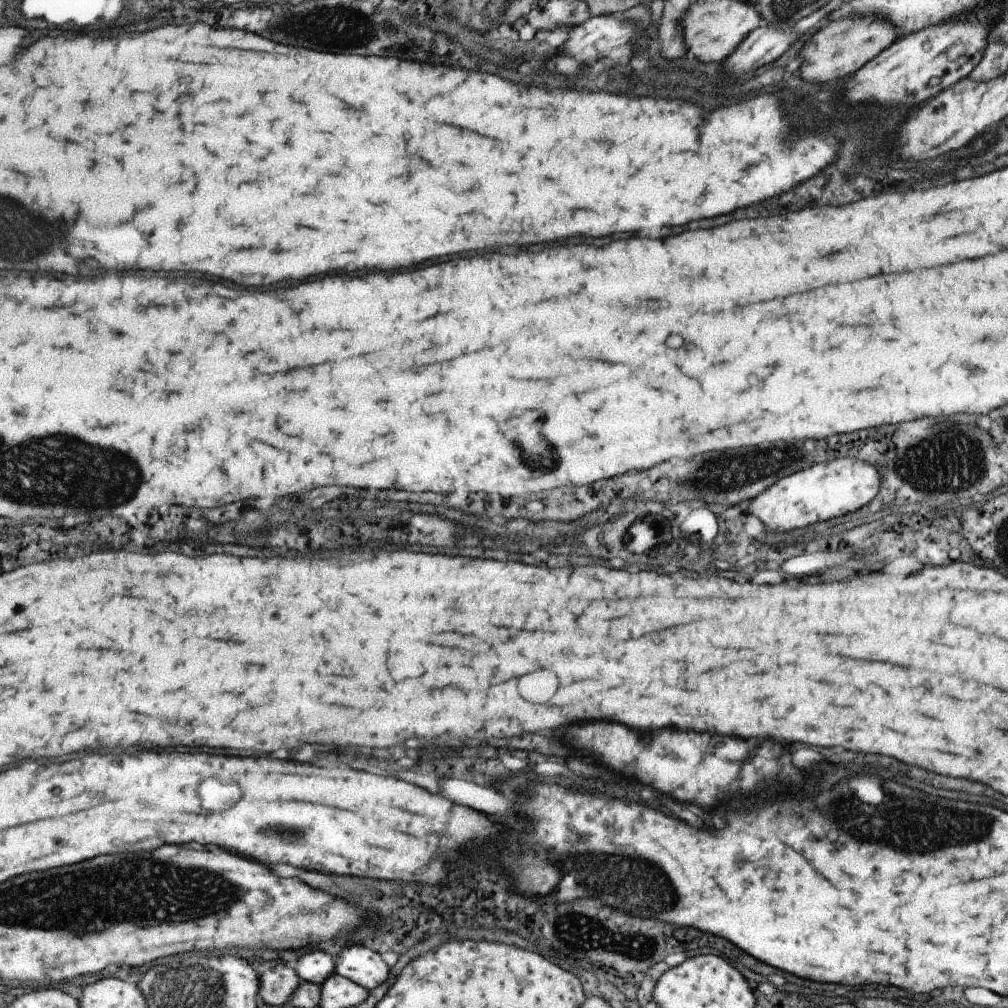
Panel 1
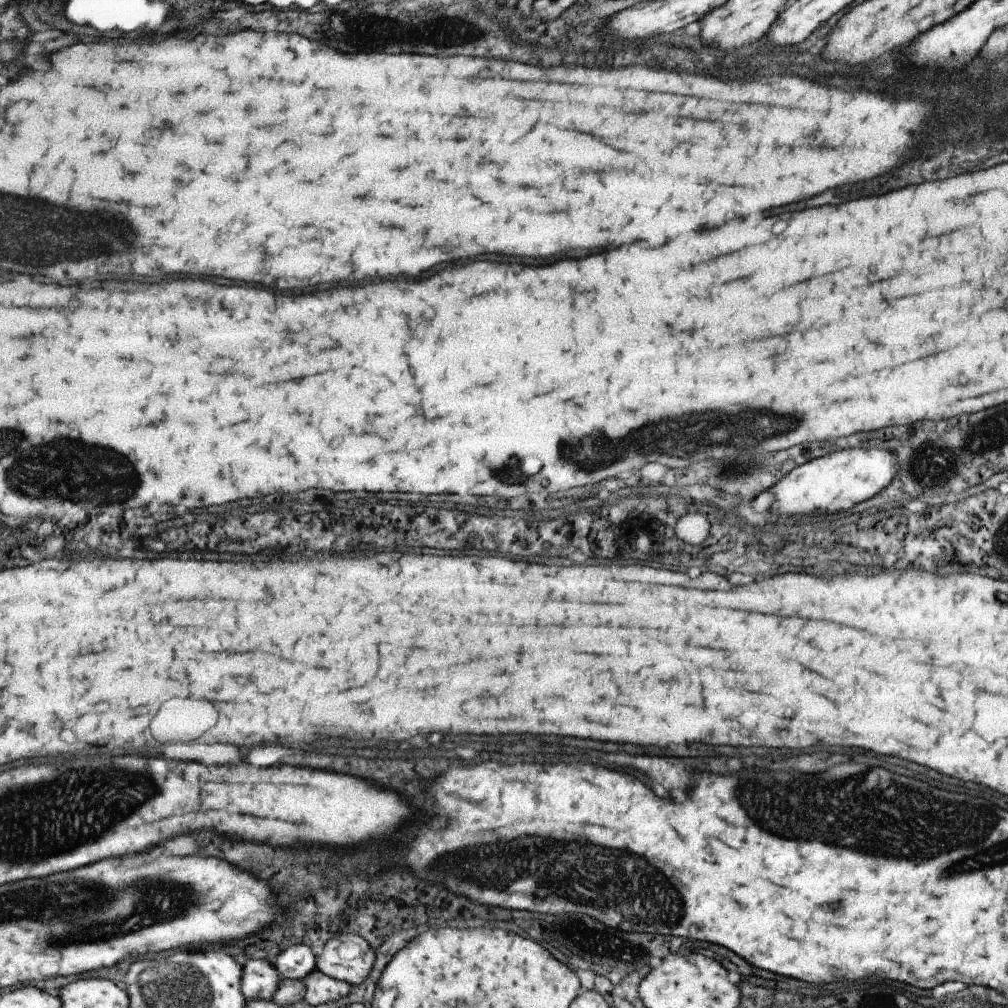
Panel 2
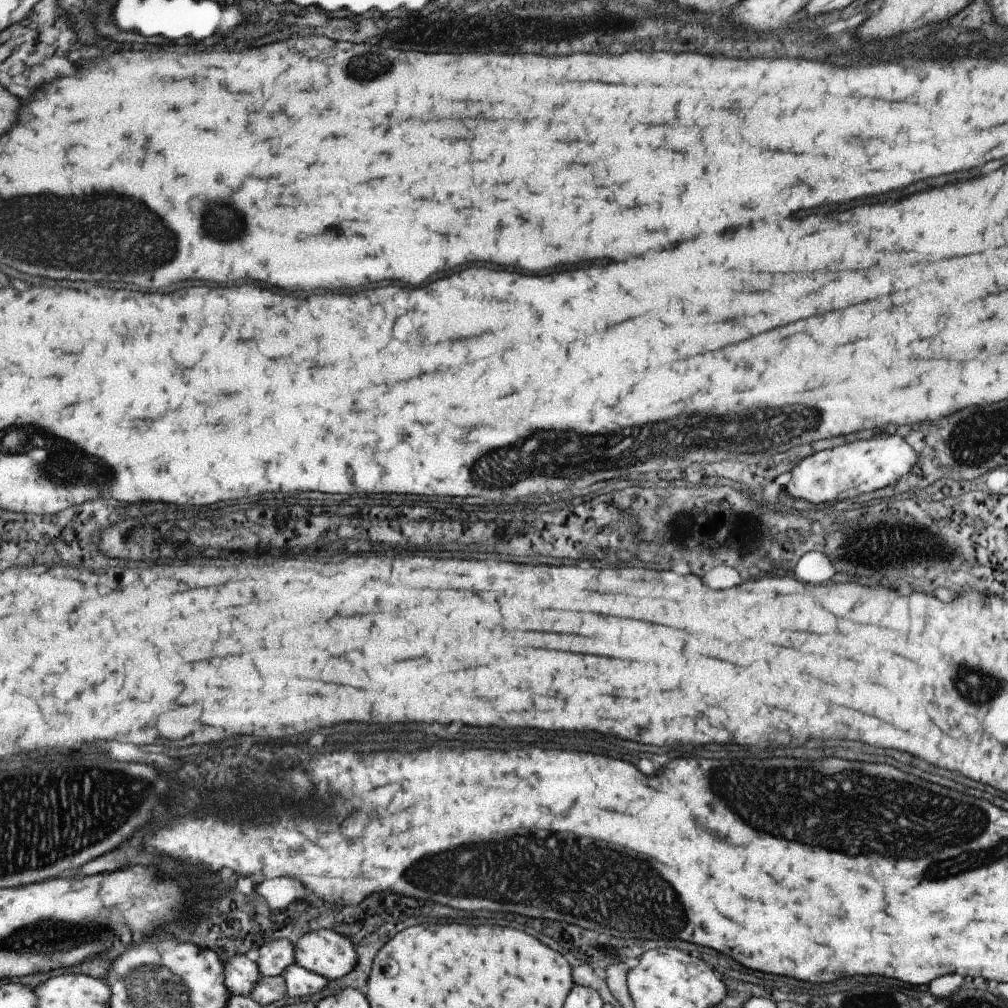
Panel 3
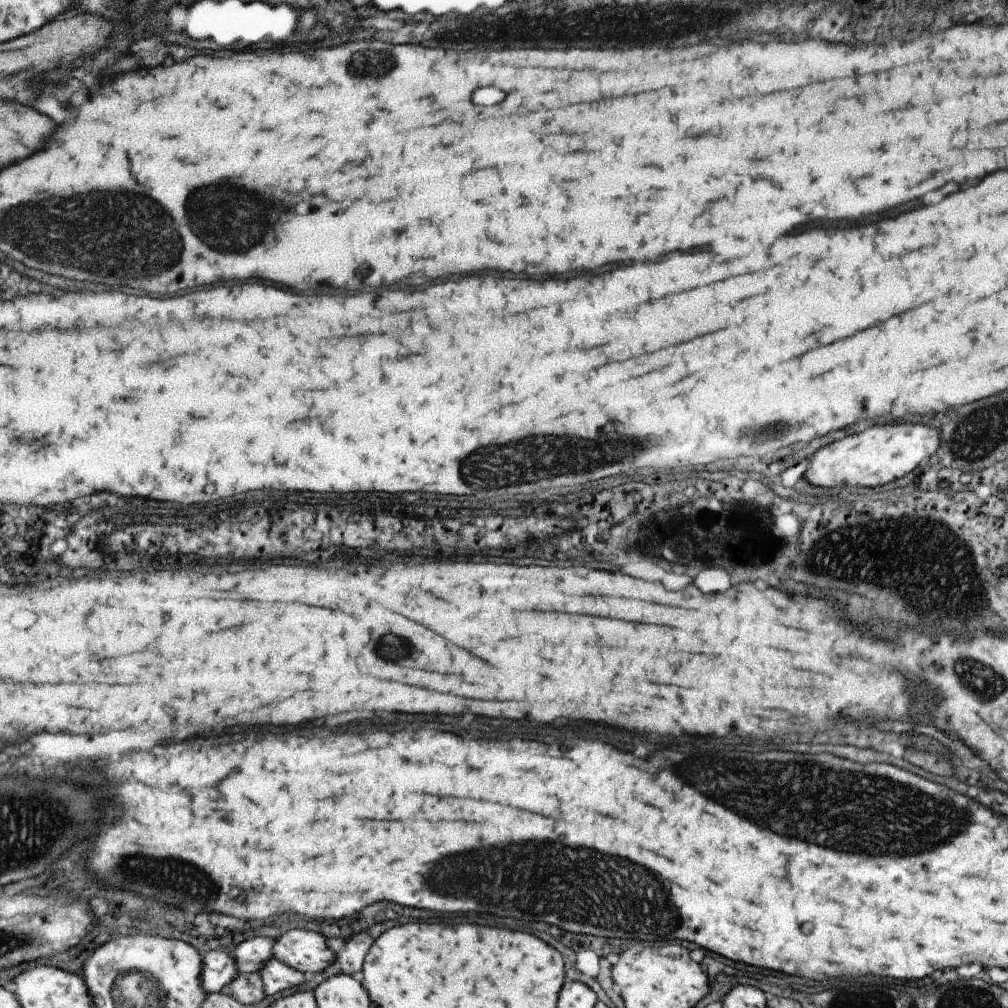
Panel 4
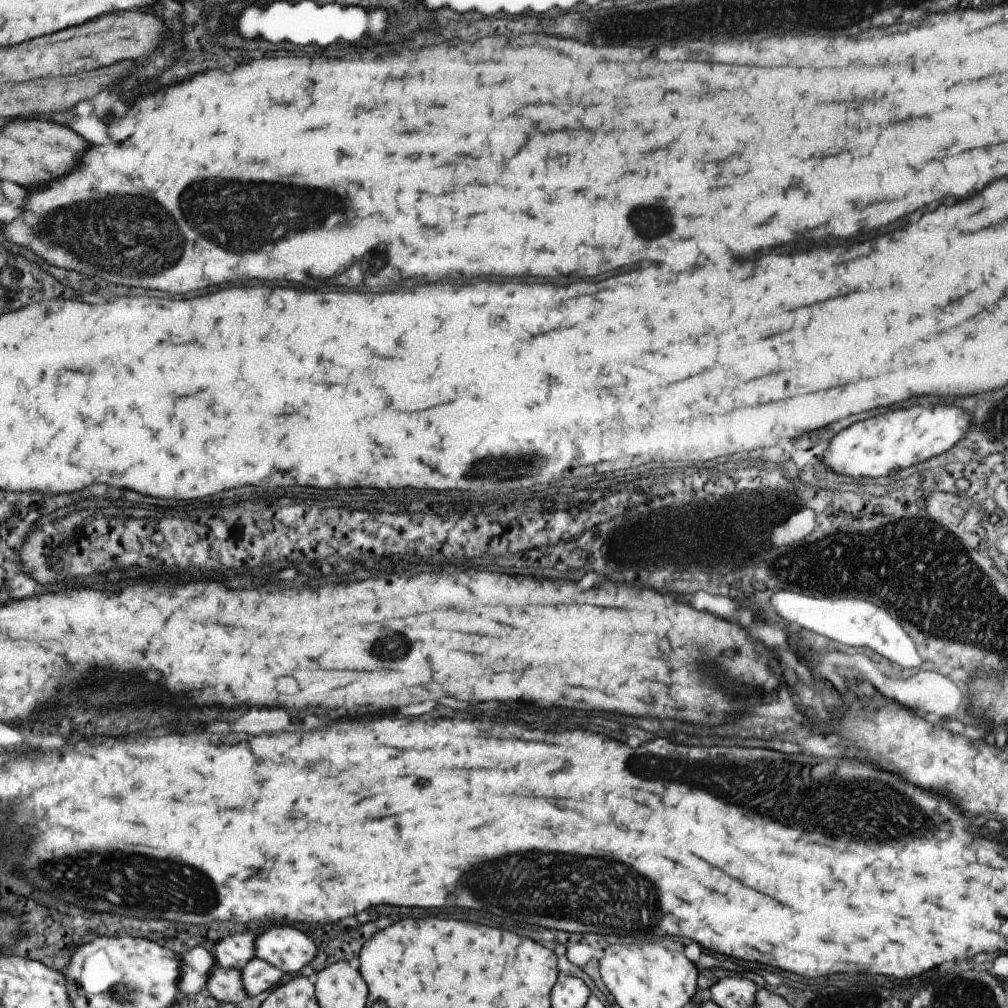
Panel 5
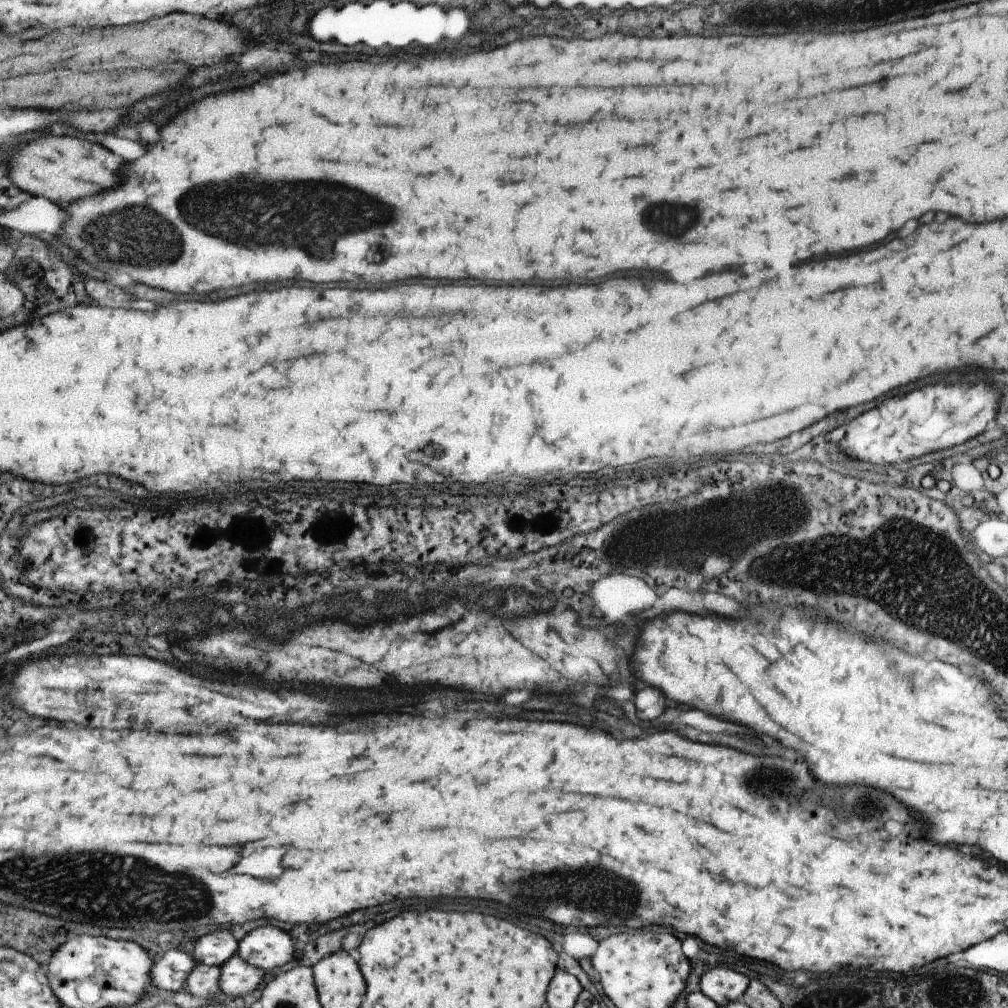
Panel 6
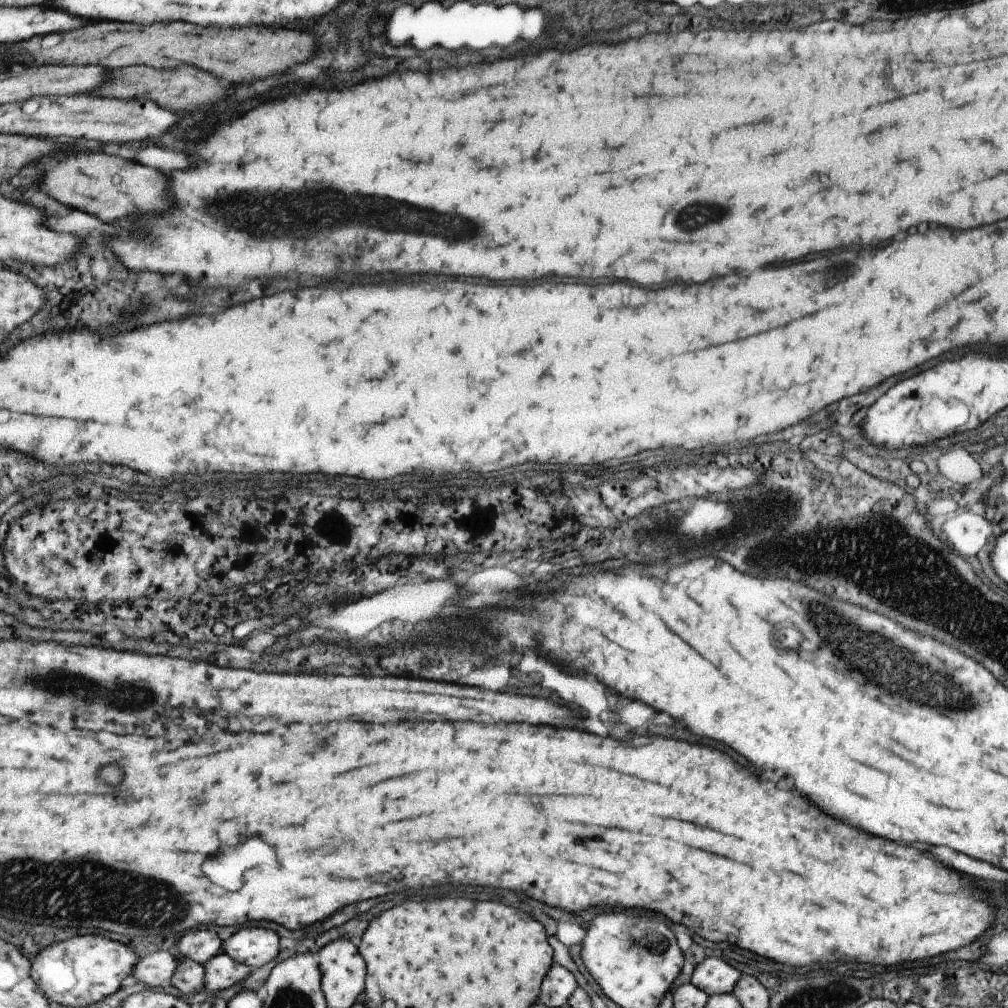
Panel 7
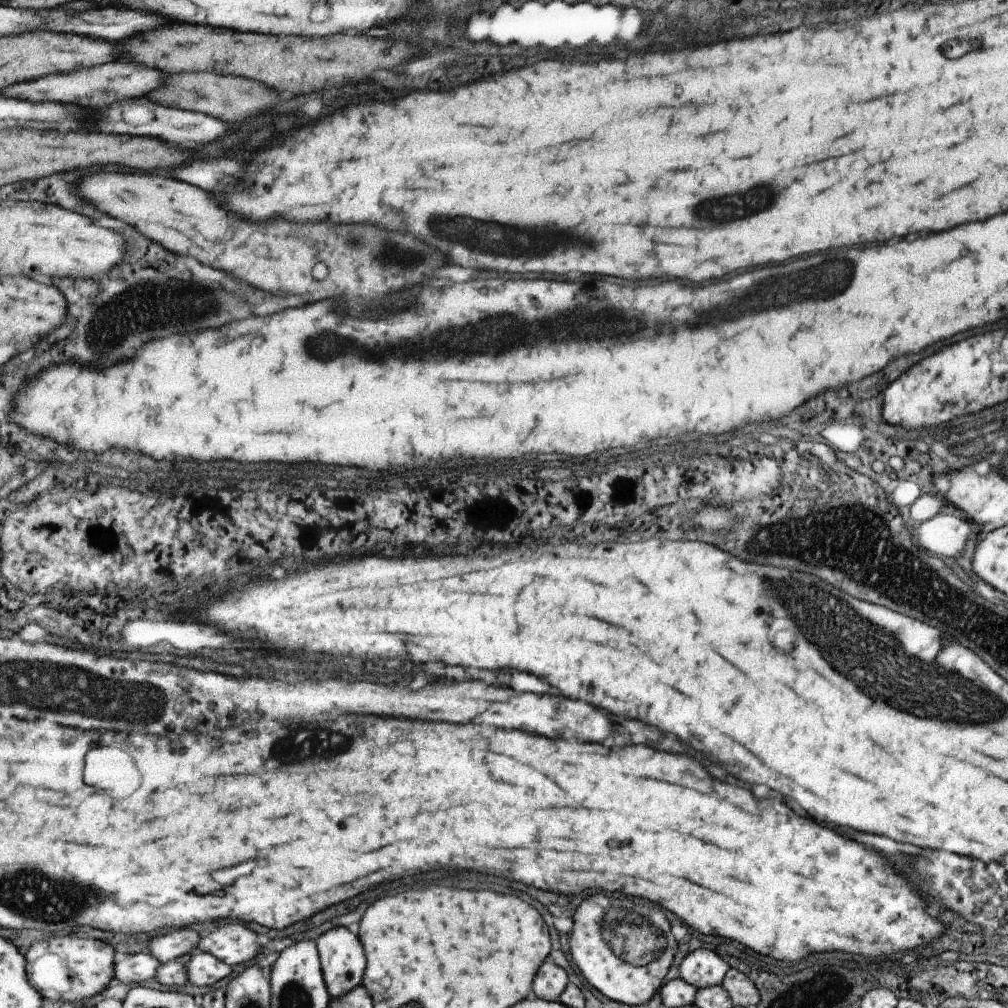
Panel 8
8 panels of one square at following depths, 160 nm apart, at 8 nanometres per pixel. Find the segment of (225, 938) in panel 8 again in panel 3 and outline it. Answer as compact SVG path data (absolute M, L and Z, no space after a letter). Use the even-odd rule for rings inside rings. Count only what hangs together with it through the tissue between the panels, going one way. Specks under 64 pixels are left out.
M332 930L307 933L293 944L294 963L328 980L341 978L357 962L355 942Z

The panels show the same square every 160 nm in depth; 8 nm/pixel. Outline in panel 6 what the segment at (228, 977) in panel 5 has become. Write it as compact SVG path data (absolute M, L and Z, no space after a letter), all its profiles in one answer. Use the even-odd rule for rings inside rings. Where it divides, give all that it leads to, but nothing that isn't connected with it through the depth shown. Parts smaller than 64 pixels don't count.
M199 963L189 975L185 989L204 999L217 998L222 992L221 973L222 966L209 966L205 963Z

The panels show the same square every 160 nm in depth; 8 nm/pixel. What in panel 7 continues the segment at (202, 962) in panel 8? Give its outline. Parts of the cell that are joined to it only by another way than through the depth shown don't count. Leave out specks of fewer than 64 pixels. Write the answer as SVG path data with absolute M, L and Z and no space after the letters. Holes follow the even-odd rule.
M227 954L214 956L207 964L206 968L206 986L213 992L231 988L251 972L253 968L244 965Z

